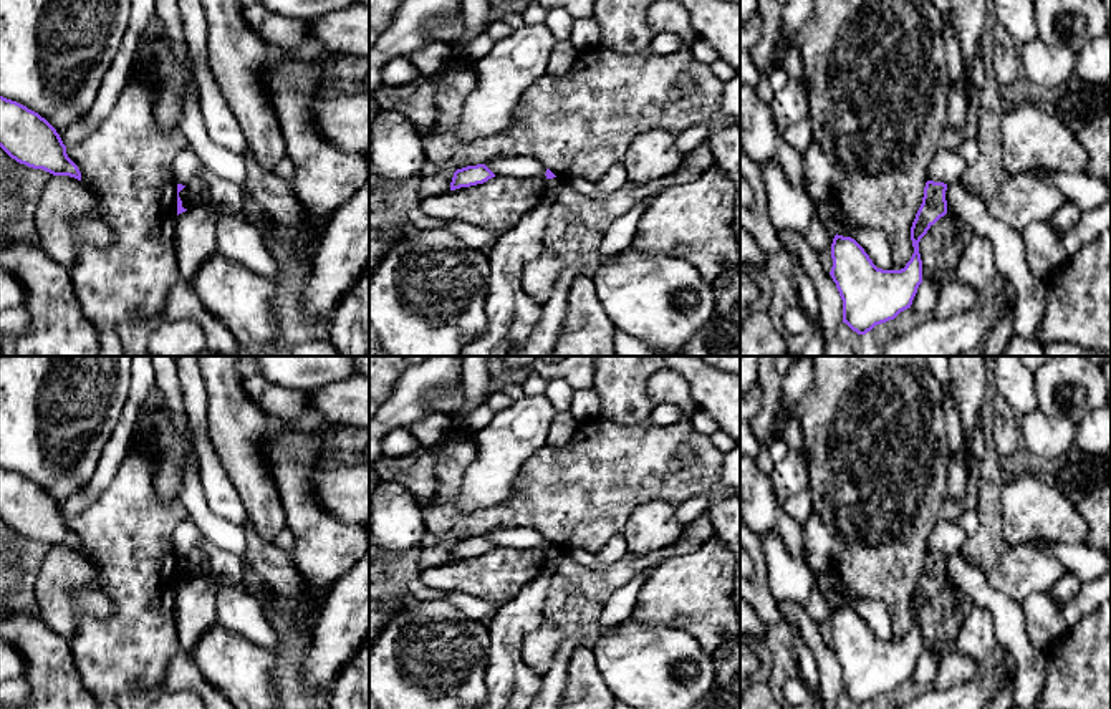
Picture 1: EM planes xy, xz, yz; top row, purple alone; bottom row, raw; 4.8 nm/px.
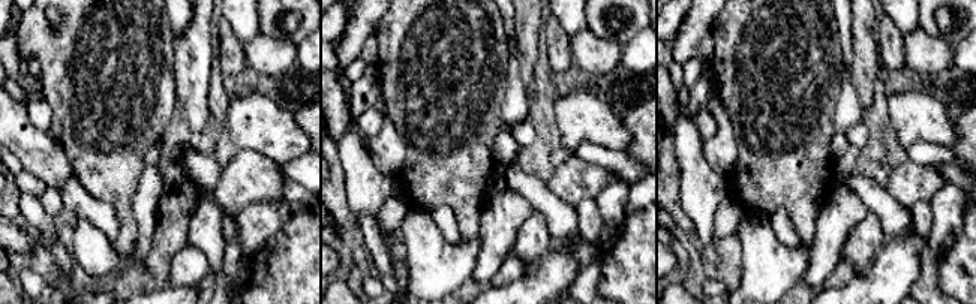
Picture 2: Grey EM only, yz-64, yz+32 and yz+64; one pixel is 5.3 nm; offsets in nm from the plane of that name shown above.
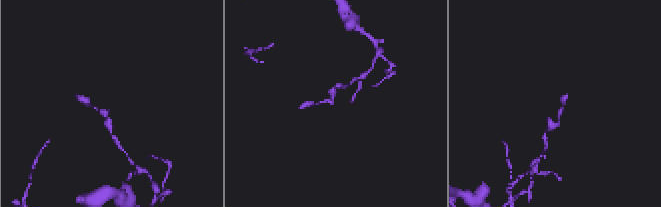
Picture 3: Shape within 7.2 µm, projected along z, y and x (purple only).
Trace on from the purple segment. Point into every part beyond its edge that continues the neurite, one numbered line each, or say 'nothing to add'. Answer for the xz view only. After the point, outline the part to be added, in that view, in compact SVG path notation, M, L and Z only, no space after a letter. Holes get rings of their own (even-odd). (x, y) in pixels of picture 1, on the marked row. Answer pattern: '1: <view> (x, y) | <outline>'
nothing to add

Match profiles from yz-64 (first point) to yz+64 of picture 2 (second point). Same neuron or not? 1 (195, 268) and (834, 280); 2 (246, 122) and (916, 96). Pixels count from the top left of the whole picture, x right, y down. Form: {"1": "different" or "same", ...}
{"1": "same", "2": "same"}

